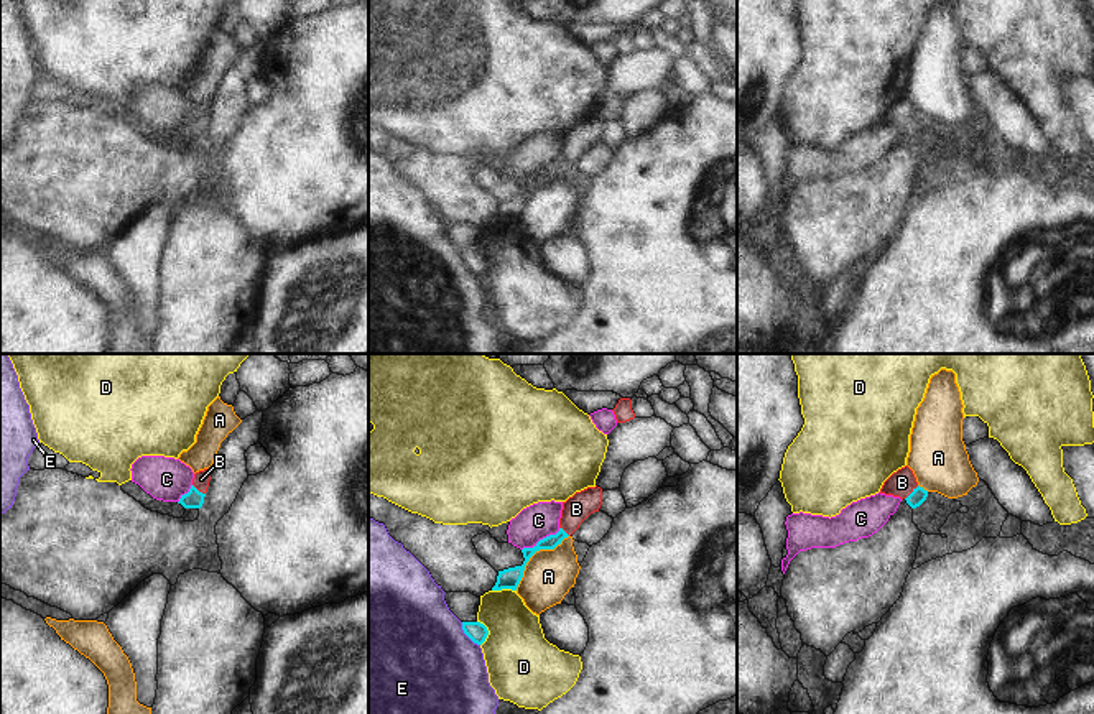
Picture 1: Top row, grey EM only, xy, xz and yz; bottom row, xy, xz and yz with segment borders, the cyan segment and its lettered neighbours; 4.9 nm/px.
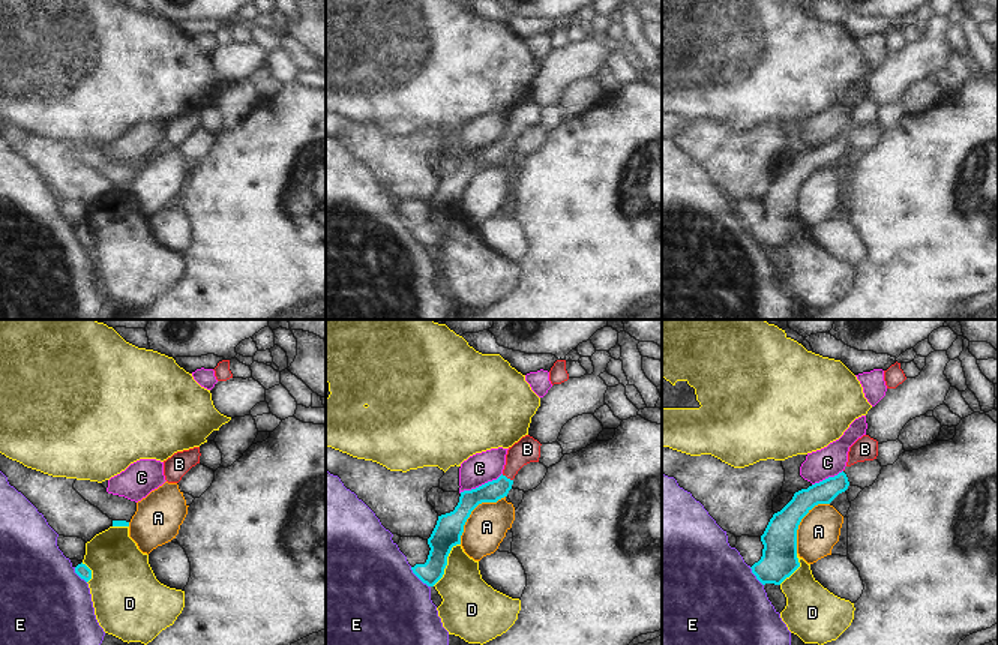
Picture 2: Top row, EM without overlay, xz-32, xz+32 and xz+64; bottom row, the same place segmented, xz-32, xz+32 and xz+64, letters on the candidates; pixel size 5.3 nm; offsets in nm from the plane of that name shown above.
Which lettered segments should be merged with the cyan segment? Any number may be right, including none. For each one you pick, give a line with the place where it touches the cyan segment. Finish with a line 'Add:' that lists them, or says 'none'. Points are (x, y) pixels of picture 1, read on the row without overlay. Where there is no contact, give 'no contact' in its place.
B: contact yz (912, 124)
Add: B

